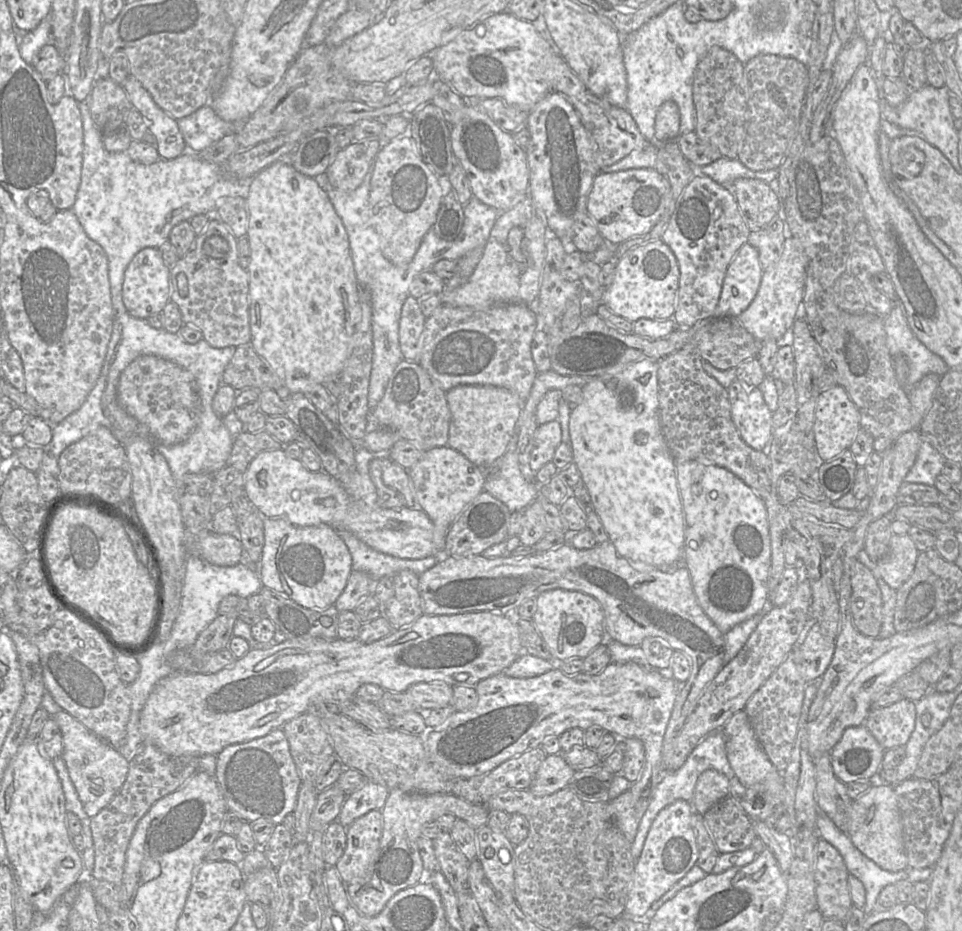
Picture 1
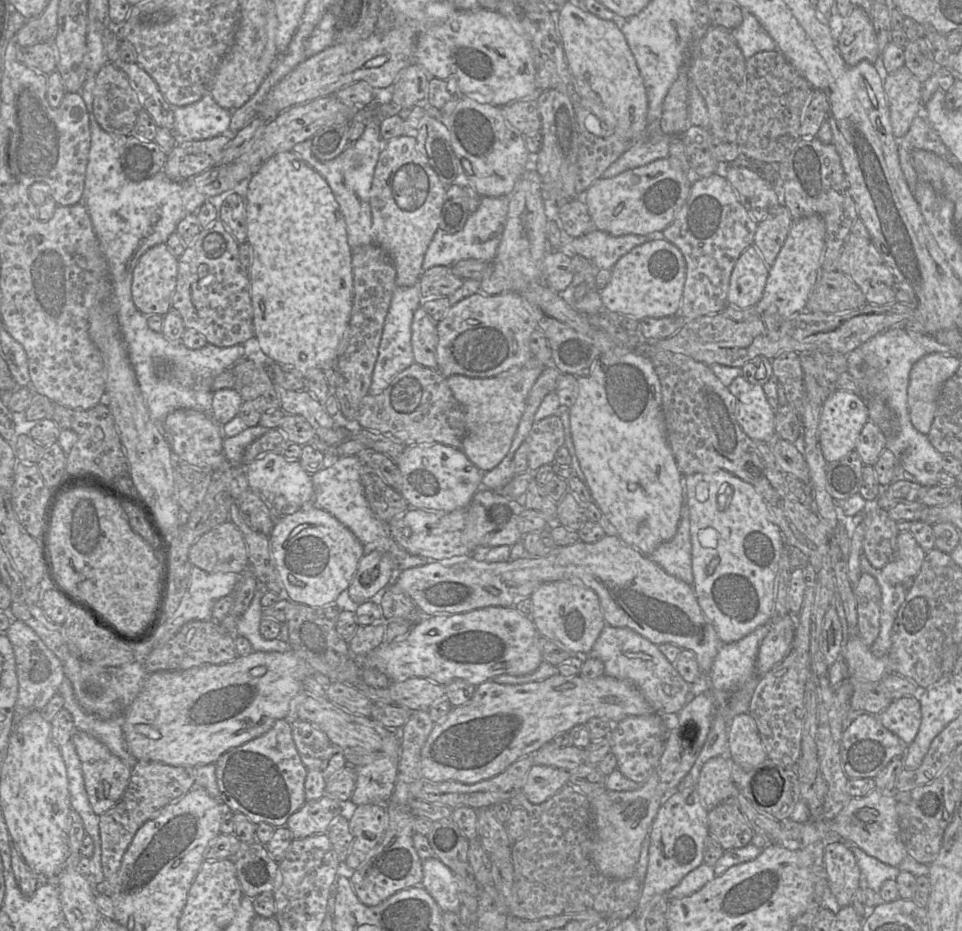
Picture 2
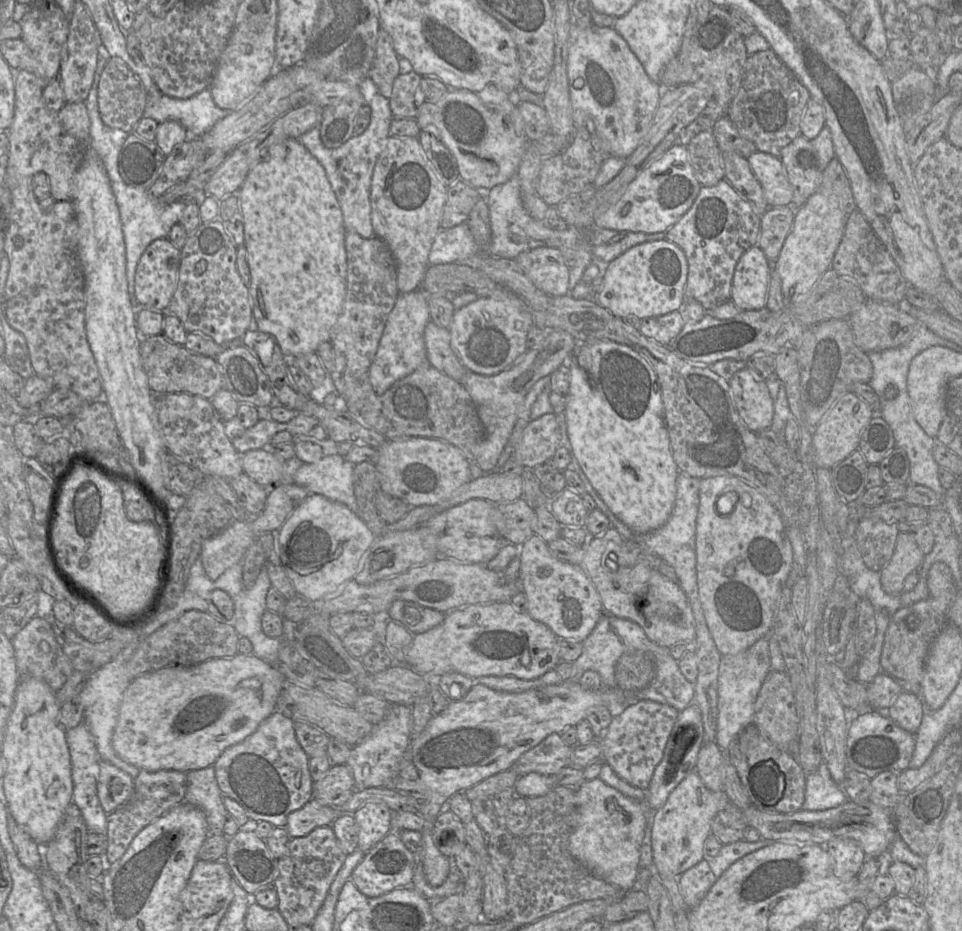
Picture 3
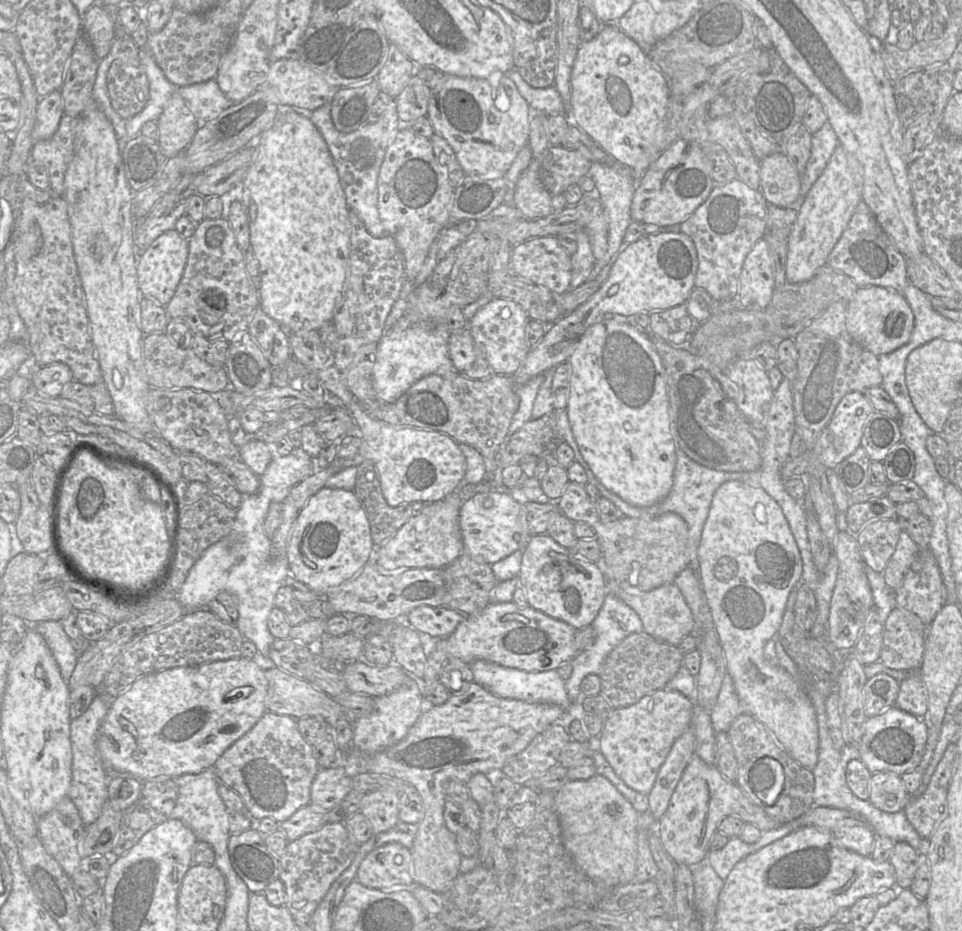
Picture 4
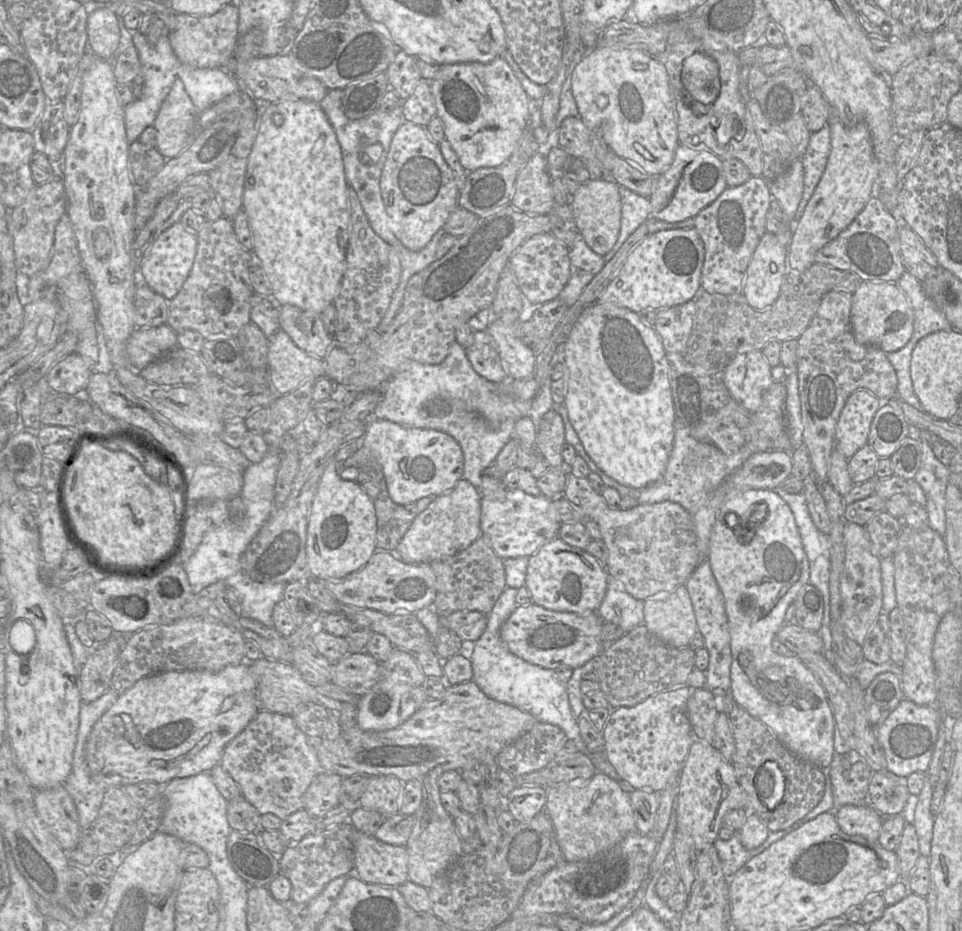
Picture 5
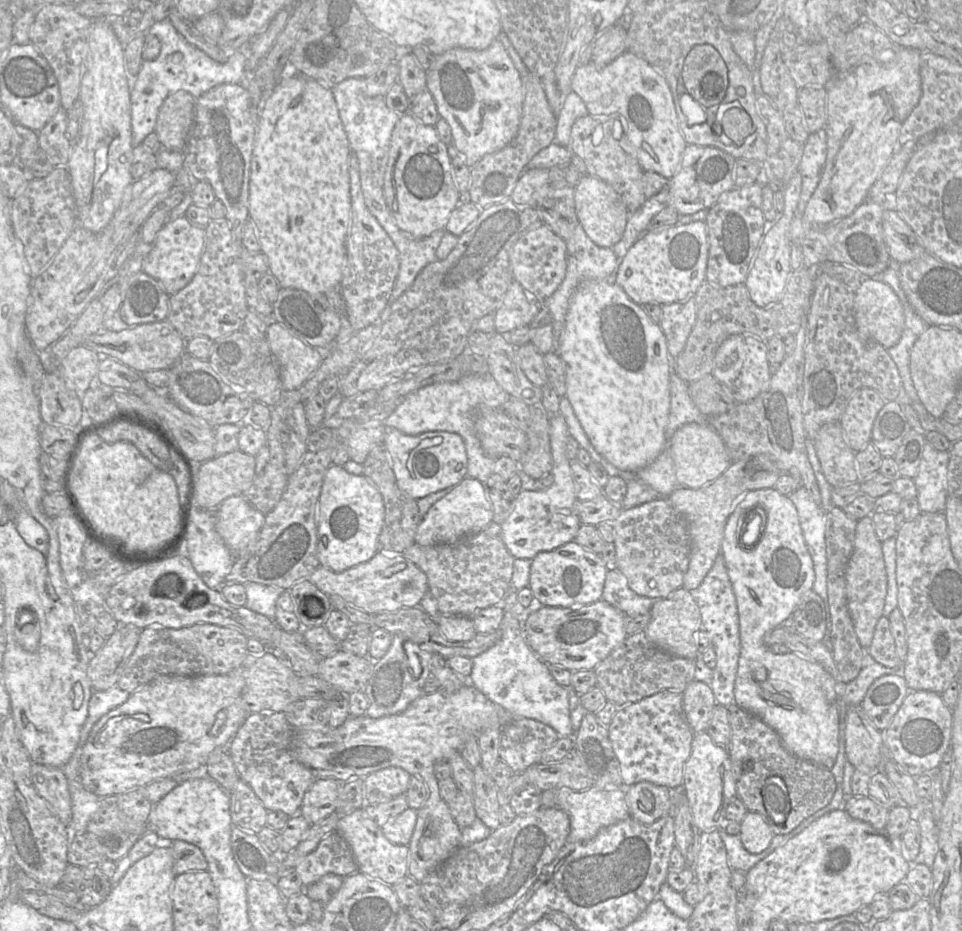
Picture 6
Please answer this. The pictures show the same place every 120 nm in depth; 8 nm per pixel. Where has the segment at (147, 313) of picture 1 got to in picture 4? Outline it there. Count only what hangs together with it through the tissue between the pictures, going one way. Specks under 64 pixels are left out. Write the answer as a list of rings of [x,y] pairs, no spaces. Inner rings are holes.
[[[175,229],[168,230],[156,238],[142,254],[137,266],[137,281],[141,295],[166,306],[172,299],[183,276],[189,253],[188,240]]]

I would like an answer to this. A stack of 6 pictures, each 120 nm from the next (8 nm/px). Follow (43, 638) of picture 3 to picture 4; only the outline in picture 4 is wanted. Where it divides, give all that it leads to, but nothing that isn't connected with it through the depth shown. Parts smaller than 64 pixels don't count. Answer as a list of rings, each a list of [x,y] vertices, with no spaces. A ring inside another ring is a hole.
[[[39,622],[33,625],[33,628],[44,638],[59,666],[63,680],[68,684],[79,655],[74,649],[71,639],[65,633],[61,622]]]

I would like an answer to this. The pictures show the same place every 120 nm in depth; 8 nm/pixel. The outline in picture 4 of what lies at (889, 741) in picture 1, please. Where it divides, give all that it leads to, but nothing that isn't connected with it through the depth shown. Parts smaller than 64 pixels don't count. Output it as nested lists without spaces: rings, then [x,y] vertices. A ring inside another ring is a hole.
[[[919,671],[910,672],[902,682],[894,704],[899,709],[923,718],[928,710],[928,692]]]

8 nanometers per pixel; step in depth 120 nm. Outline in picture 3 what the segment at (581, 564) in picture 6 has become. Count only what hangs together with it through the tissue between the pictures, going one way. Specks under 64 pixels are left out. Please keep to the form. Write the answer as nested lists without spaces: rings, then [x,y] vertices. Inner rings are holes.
[[[535,534],[520,546],[519,557],[519,584],[520,590],[526,596],[528,614],[550,628],[559,639],[583,642],[603,613],[601,598],[592,581],[579,566],[553,557],[548,549],[548,543]]]

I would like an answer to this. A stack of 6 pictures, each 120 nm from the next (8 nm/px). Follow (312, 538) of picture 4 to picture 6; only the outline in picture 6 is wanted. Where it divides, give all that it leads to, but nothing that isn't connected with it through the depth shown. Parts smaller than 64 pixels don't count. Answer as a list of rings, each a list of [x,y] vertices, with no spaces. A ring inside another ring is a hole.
[[[332,464],[326,472],[317,507],[317,556],[320,566],[342,572],[370,560],[379,550],[384,519],[385,506],[379,489],[365,475],[354,475],[343,466]]]

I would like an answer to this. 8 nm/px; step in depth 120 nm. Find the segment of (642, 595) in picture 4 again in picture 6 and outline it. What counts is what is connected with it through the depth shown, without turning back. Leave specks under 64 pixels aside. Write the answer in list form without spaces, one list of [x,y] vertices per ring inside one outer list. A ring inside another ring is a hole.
[[[683,586],[666,599],[656,599],[650,609],[650,621],[645,628],[650,642],[671,655],[695,659],[698,654],[697,634],[702,629],[701,614],[692,592]]]

